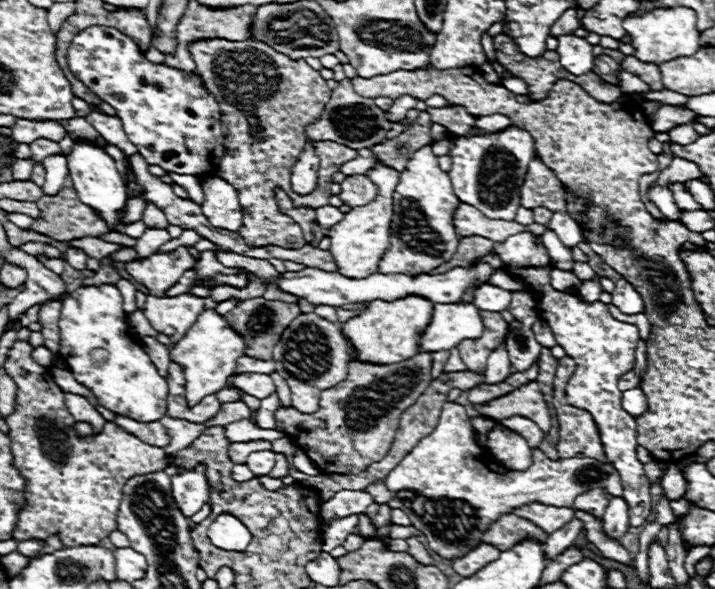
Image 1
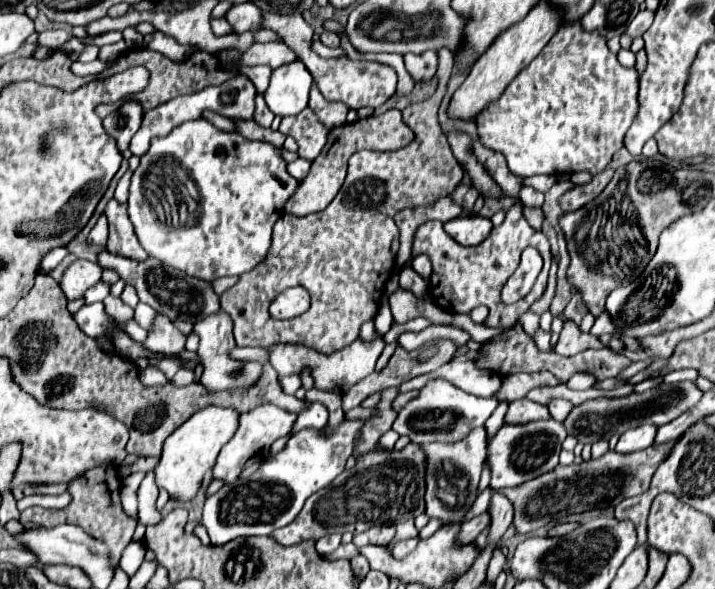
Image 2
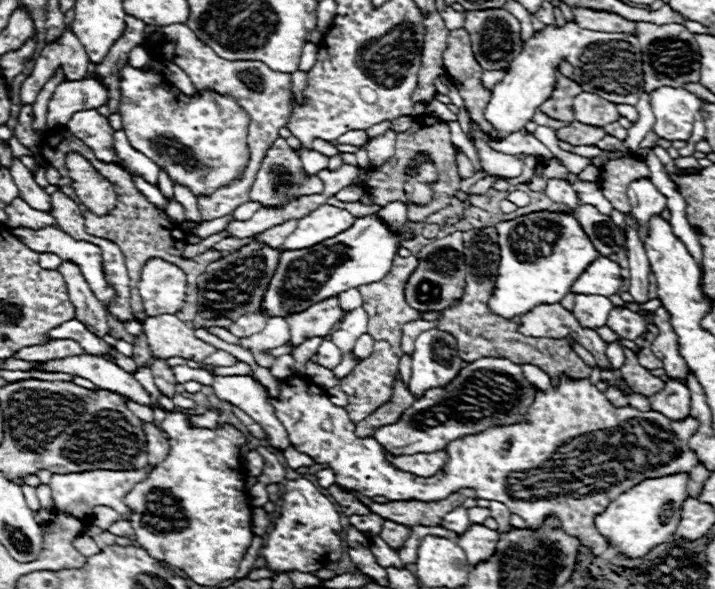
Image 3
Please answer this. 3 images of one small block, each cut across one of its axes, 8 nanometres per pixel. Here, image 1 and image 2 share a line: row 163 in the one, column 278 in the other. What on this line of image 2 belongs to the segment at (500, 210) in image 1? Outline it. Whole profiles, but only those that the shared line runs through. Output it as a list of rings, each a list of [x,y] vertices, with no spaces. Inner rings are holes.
[[[344,420],[330,436],[322,436],[320,430],[300,430],[252,476],[224,484],[216,494],[208,496],[202,524],[210,534],[210,542],[220,546],[238,536],[270,536],[270,532],[290,524],[302,510],[306,498],[326,488],[346,468],[354,450],[354,436],[360,428],[360,420]]]

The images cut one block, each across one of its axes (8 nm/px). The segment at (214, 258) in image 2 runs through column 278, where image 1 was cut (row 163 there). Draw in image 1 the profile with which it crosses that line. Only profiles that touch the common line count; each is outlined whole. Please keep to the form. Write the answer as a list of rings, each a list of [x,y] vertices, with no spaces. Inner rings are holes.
[[[90,26],[80,34],[76,34],[76,38],[72,38],[72,44],[68,46],[66,60],[72,74],[88,90],[92,90],[100,100],[116,108],[118,112],[116,116],[122,120],[128,140],[138,146],[138,152],[148,164],[156,164],[166,172],[192,174],[192,176],[200,174],[210,176],[216,172],[216,166],[224,154],[220,108],[216,100],[204,90],[204,84],[196,72],[184,76],[176,68],[148,62],[132,38],[108,26]]]

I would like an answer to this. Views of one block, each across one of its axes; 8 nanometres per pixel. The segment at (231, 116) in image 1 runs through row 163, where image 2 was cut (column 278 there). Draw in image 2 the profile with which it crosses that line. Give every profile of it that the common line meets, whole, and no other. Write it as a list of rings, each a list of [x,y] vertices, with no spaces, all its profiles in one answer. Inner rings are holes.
[[[440,48],[438,52],[438,72],[440,88],[426,102],[410,104],[402,110],[404,122],[408,126],[416,126],[416,140],[408,146],[394,152],[372,152],[360,150],[350,158],[348,176],[330,202],[328,208],[308,216],[288,216],[284,214],[272,232],[272,246],[266,258],[248,274],[242,274],[240,280],[228,288],[220,296],[221,309],[227,312],[233,321],[233,335],[238,347],[274,348],[274,344],[302,344],[306,348],[314,348],[318,352],[330,354],[338,348],[346,348],[360,336],[360,328],[364,322],[374,320],[378,314],[378,300],[382,298],[384,286],[392,274],[396,252],[398,252],[398,228],[394,224],[394,214],[404,208],[418,208],[434,204],[436,200],[450,196],[464,178],[462,166],[454,160],[450,152],[450,144],[446,144],[446,136],[440,134],[438,126],[438,106],[444,96],[446,82],[452,74],[452,50]],[[286,286],[304,286],[310,296],[310,308],[290,320],[274,320],[268,312],[272,300],[286,290]]]

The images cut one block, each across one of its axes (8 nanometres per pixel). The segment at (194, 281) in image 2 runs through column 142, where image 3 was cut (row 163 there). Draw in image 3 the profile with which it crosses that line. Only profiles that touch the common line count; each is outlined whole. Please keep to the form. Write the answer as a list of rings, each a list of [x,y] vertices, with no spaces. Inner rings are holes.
[[[278,138],[272,144],[272,148],[268,150],[268,154],[264,156],[264,160],[256,172],[256,180],[252,182],[252,188],[250,188],[250,200],[272,208],[272,206],[288,204],[290,200],[300,198],[300,196],[318,194],[318,192],[322,192],[322,188],[324,188],[322,180],[318,176],[308,176],[304,172],[304,166],[302,166],[302,160],[298,158],[298,154],[286,144],[284,138]]]

